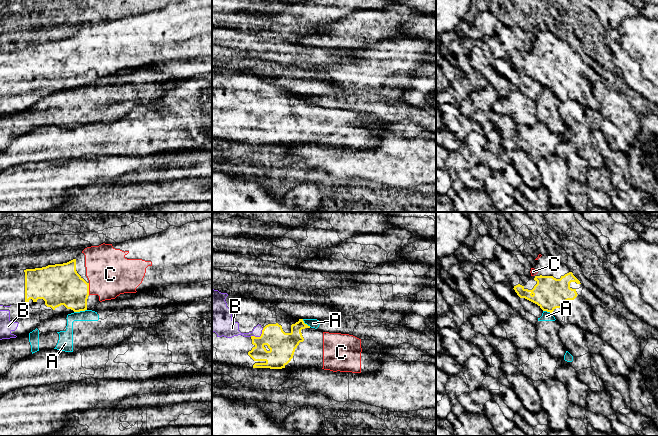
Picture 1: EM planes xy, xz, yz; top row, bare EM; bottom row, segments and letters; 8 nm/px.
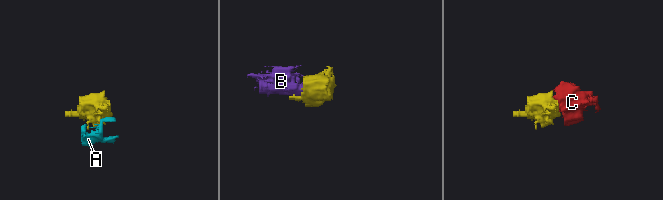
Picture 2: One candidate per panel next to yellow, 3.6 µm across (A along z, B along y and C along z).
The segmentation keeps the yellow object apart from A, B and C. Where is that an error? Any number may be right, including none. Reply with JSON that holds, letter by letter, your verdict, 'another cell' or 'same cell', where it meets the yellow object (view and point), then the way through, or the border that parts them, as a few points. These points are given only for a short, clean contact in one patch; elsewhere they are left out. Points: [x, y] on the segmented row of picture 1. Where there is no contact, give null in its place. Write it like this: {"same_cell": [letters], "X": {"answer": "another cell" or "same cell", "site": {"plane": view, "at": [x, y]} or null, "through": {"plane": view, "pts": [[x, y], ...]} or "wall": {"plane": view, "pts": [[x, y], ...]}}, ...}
{"same_cell": ["B", "C"], "A": {"answer": "another cell", "site": {"plane": "xy", "at": [80, 310]}, "wall": {"plane": "xy", "pts": [[86, 309], [74, 312]]}}, "B": {"answer": "same cell", "site": {"plane": "xz", "at": [258, 337]}, "through": {"plane": "xz", "pts": [[282, 345], [274, 337], [258, 337], [229, 328]]}}, "C": {"answer": "same cell", "site": {"plane": "xy", "at": [88, 289]}, "through": {"plane": "xy", "pts": [[60, 284], [69, 289], [88, 289], [101, 283], [110, 274]]}}}

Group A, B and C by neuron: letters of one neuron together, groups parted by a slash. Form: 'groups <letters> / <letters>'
groups A / B C

